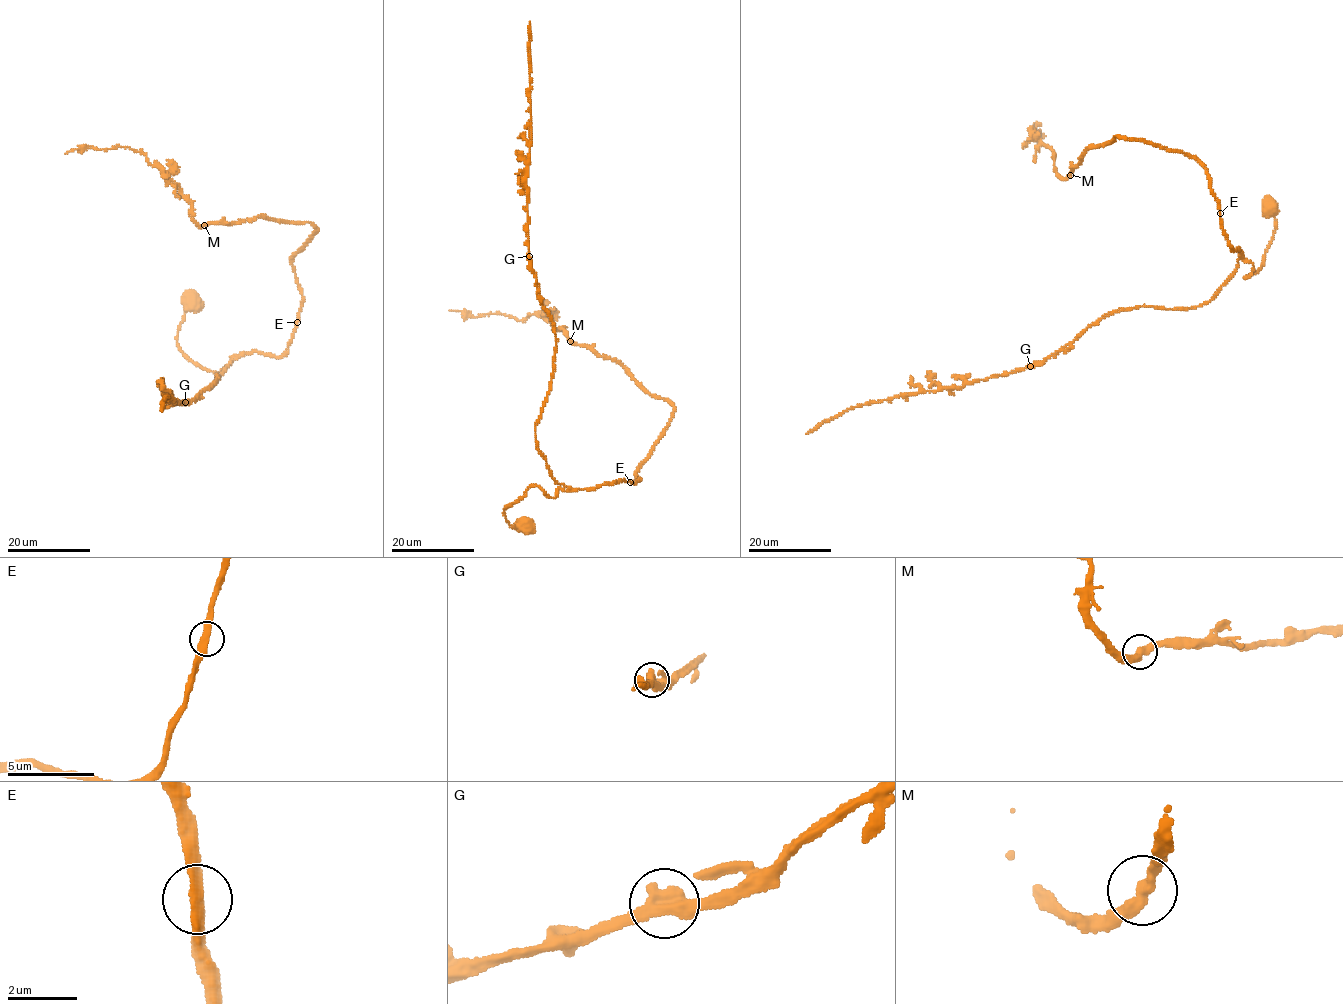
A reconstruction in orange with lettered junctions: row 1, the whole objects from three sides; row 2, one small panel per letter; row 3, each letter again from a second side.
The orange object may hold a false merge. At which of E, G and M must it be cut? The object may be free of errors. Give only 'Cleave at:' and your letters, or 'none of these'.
Cleave at: none of these

